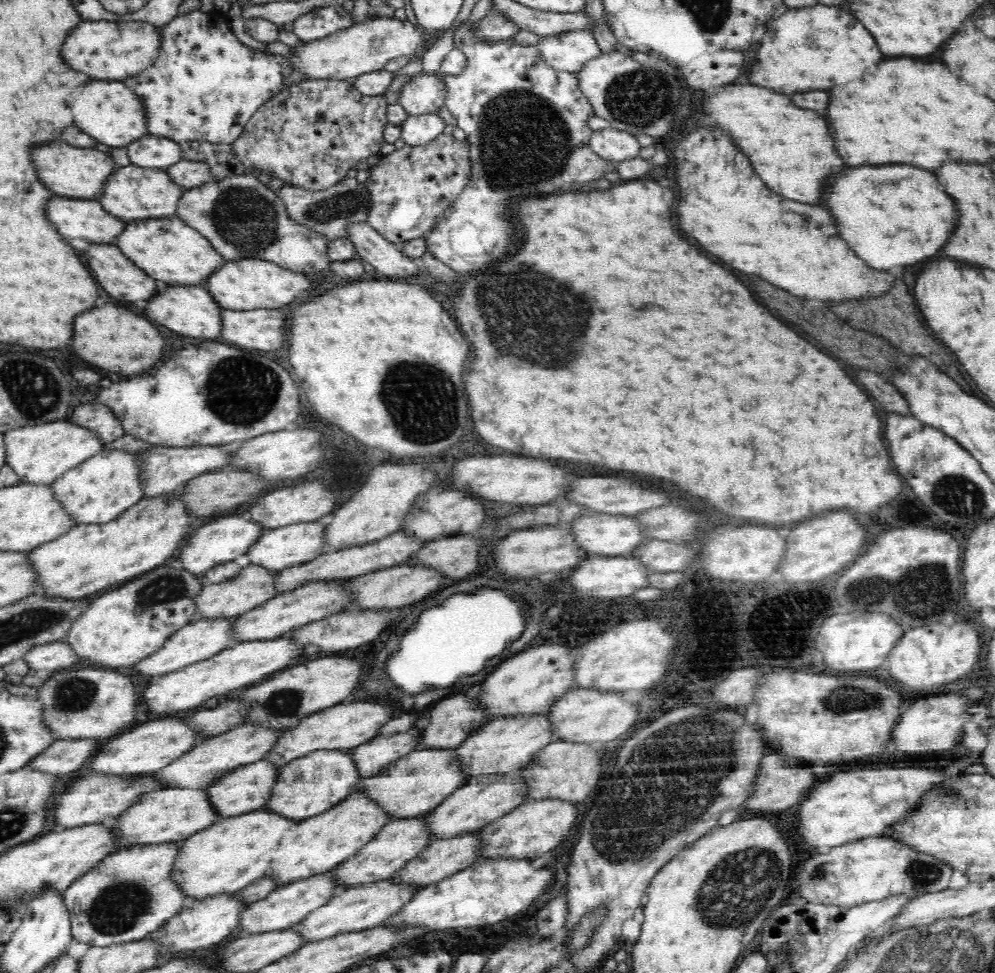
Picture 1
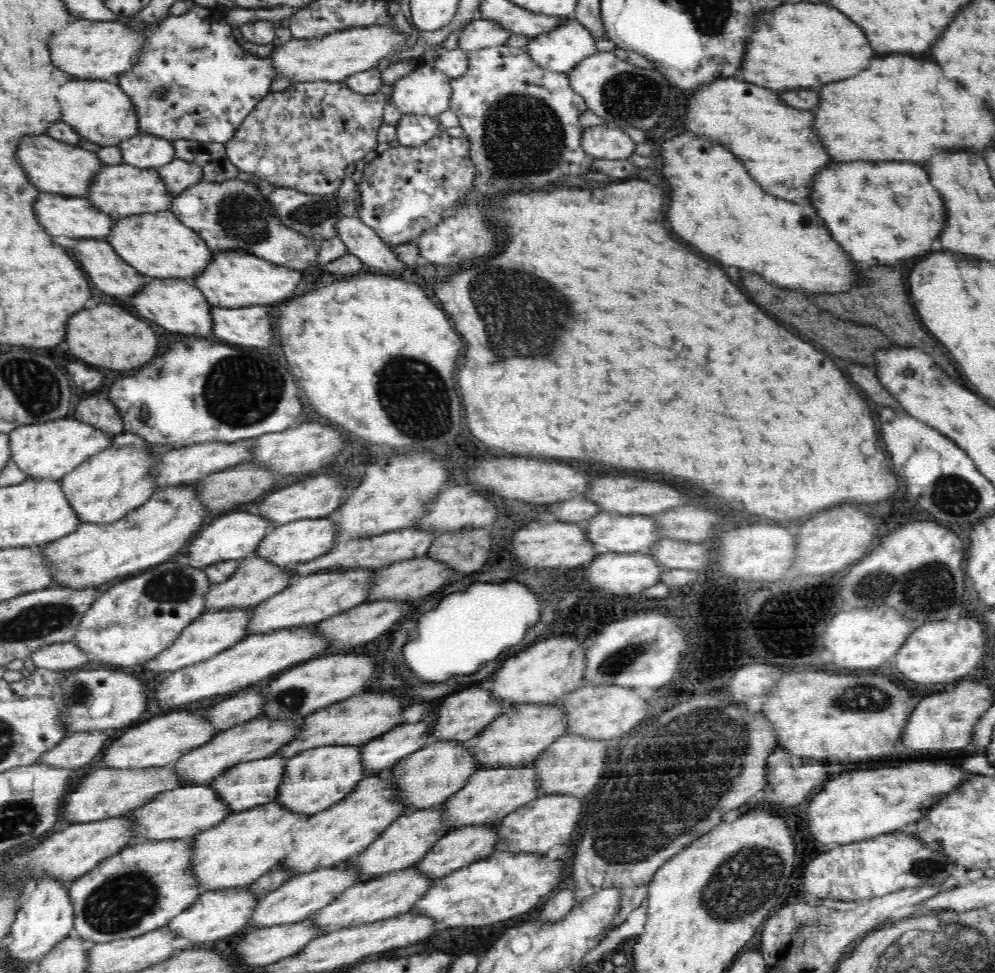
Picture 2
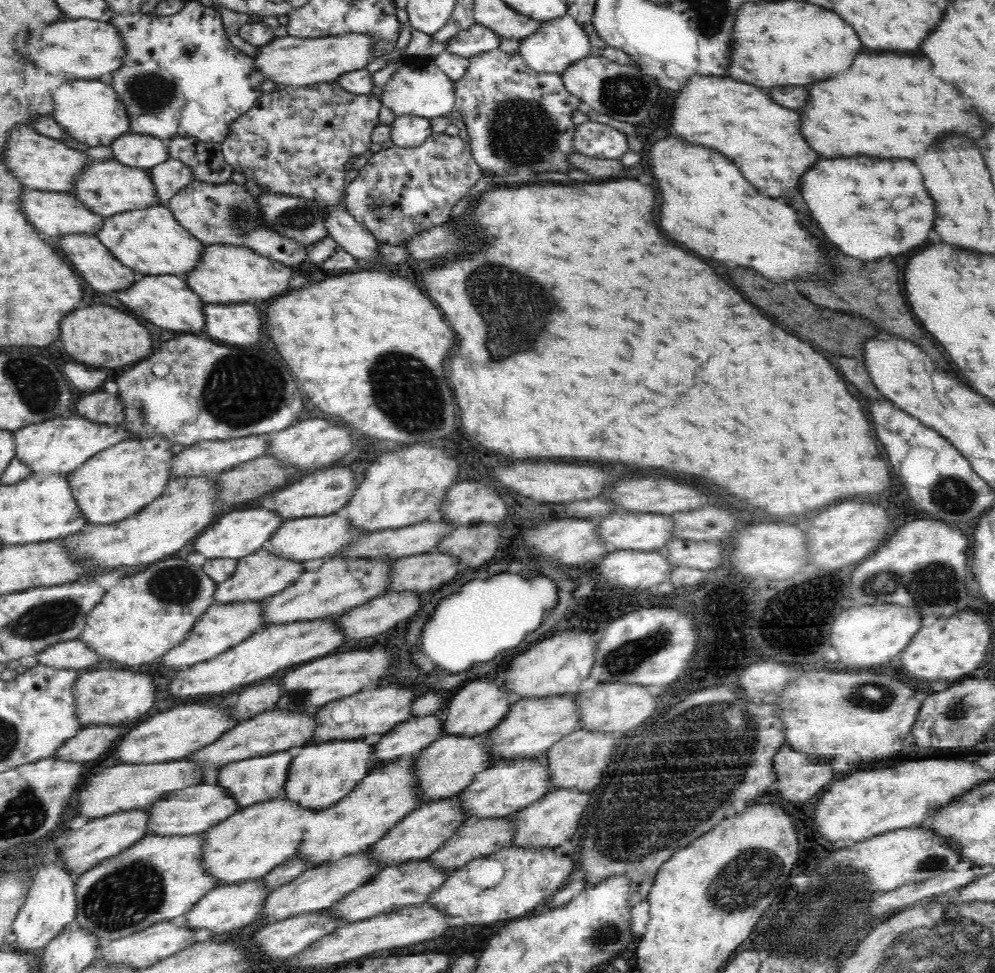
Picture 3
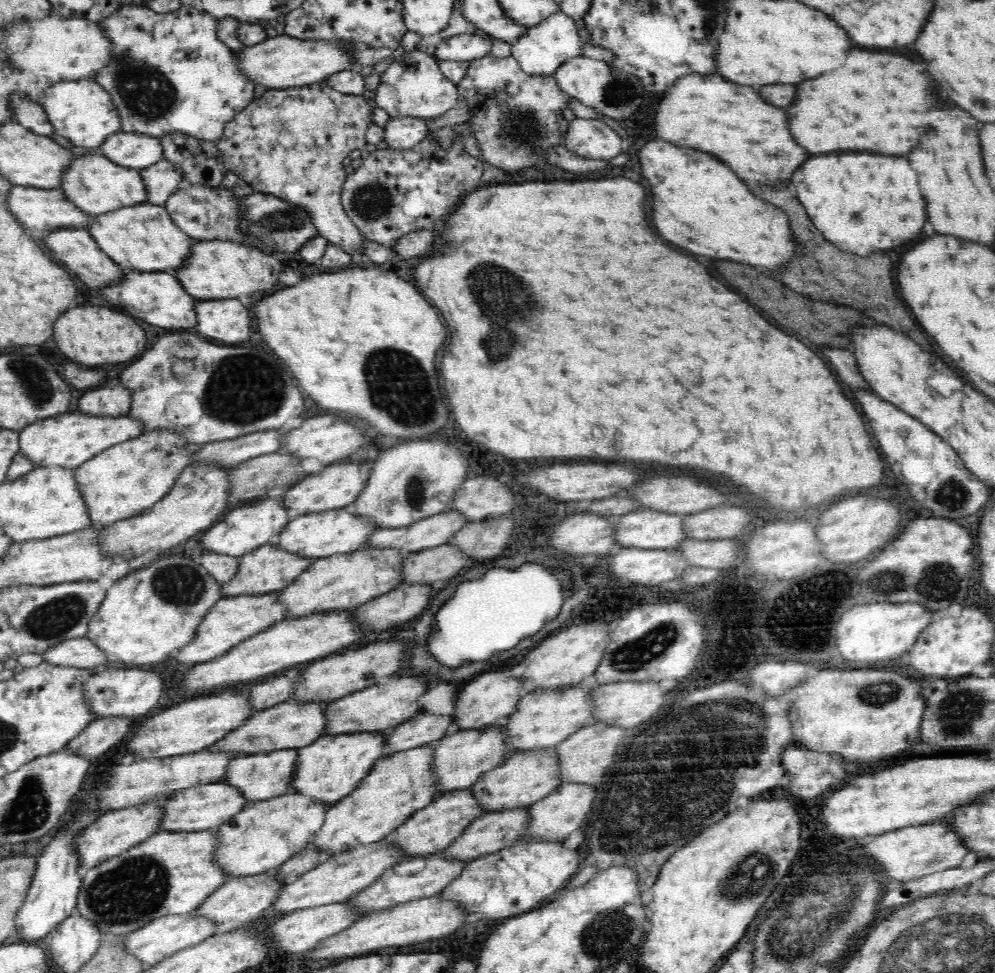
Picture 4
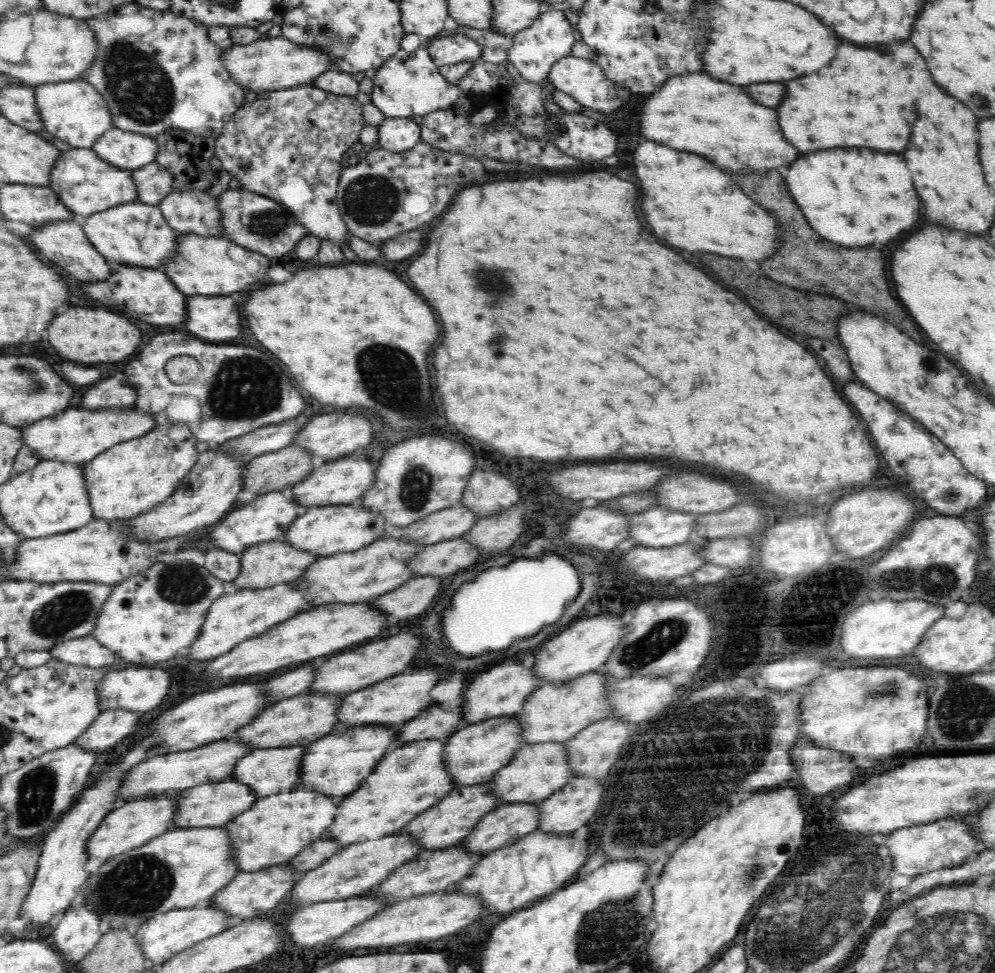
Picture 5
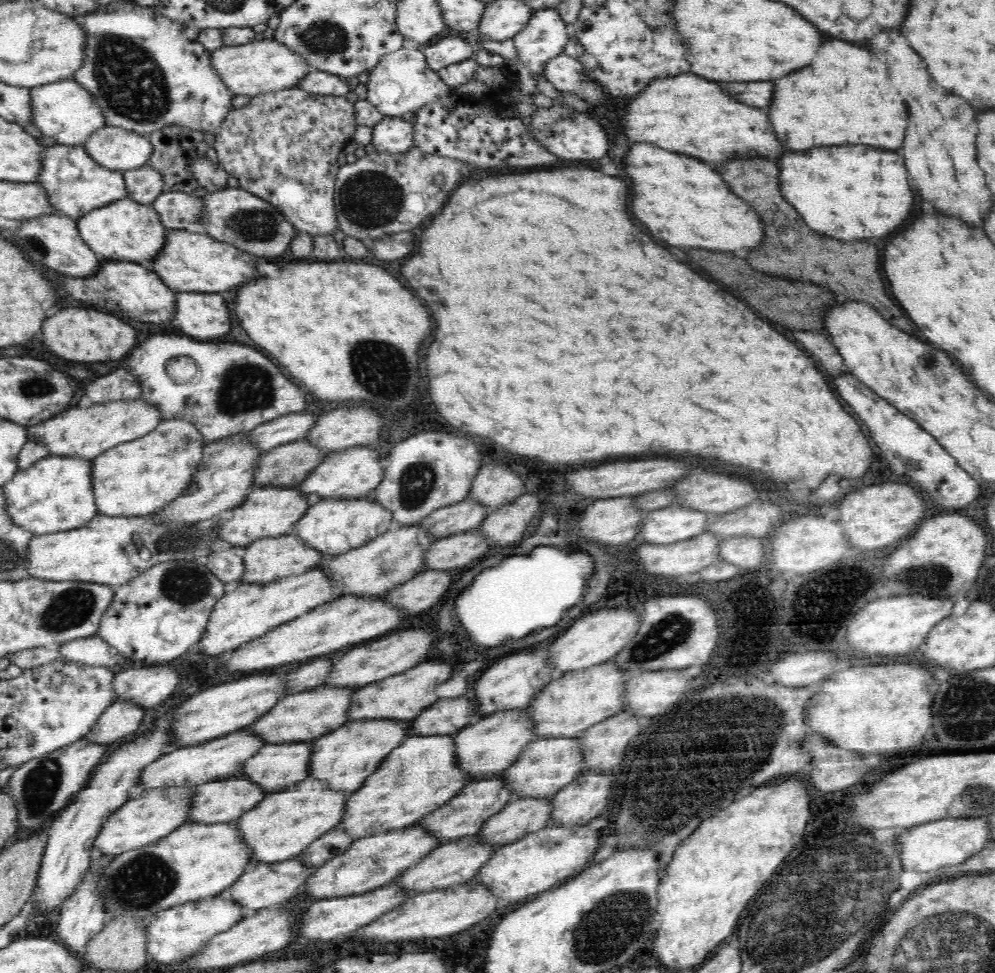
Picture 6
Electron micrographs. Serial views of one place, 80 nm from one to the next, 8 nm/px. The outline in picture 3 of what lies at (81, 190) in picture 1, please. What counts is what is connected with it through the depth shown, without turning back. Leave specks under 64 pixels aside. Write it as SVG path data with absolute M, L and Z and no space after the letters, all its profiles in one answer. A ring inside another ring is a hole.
M32 127L14 130L14 136L10 138L10 146L5 155L8 158L8 166L26 186L38 191L64 192L71 195L78 192L77 180L93 162L85 151L70 148L62 141L44 136Z

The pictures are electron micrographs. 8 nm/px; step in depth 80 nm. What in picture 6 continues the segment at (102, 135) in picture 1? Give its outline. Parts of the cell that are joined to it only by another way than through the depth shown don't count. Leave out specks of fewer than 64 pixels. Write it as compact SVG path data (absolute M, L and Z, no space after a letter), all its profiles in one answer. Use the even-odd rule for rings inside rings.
M75 79L34 87L31 95L35 126L62 145L84 147L96 132L108 125L97 97Z

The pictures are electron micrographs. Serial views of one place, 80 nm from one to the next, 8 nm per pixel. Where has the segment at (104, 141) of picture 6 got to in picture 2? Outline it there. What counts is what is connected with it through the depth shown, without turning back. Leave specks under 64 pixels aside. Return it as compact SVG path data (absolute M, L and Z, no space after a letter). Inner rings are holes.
M148 133L125 140L119 148L124 162L138 168L158 169L177 158L174 143Z

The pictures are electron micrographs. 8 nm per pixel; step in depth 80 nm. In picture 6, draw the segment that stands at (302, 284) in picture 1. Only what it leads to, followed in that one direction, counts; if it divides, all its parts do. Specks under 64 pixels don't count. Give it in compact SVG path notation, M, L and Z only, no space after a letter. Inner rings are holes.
M168 230L168 235L168 243L162 256L158 256L158 262L154 263L153 270L176 292L228 292L258 276L256 262L260 258L253 253L196 230Z

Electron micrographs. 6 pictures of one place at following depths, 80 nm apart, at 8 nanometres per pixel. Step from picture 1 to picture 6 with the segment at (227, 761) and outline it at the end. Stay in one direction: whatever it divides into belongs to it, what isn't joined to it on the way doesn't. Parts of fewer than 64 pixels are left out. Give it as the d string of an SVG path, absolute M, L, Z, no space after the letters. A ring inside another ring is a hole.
M314 688L310 692L302 692L286 696L268 710L260 720L246 727L248 734L262 740L262 744L312 743L318 737L334 732L347 720L347 710L352 692L332 691L331 688Z

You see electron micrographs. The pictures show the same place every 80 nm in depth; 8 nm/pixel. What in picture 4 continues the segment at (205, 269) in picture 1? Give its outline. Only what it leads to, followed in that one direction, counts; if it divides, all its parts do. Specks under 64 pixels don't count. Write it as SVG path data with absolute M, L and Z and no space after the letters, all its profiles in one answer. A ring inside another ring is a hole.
M144 204L141 207L122 208L108 214L94 216L88 230L97 240L100 248L125 270L140 272L175 273L188 267L193 259L196 240L188 236L174 223L166 206Z

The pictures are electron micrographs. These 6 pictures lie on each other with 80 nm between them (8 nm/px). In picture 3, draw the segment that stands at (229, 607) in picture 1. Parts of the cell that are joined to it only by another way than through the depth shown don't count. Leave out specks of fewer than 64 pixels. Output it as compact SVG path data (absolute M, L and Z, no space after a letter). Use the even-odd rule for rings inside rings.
M262 548L254 554L237 560L237 568L232 576L216 585L212 604L261 602L288 588L303 571L302 563L278 559Z

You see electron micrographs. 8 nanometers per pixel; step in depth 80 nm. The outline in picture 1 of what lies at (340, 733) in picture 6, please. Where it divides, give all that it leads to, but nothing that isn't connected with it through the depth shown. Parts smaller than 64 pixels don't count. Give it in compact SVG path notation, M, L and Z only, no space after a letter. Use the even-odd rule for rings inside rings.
M314 752L278 770L276 784L272 786L266 810L280 814L288 820L300 822L341 803L349 794L354 793L354 784L360 779L348 752Z

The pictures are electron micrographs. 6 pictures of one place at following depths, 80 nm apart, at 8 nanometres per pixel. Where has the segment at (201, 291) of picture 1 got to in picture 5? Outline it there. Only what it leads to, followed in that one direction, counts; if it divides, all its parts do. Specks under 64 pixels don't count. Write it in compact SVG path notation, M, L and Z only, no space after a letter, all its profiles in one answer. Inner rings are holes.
M121 266L116 268L110 280L98 282L84 288L88 296L100 300L104 306L116 308L118 314L152 322L156 326L186 326L188 316L188 298L176 288L176 284L162 269L145 269Z

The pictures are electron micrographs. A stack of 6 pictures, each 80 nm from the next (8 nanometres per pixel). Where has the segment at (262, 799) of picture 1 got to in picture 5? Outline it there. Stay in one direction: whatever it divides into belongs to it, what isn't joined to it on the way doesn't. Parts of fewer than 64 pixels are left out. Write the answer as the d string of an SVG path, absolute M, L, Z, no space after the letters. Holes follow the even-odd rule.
M270 748L270 750L253 750L233 766L230 780L248 786L256 799L274 796L280 792L292 792L298 780L298 768L302 759L303 748Z

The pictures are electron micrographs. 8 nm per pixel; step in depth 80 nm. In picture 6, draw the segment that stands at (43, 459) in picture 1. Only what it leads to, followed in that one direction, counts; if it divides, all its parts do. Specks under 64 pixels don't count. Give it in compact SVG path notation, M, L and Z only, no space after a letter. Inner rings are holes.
M140 399L130 402L71 405L48 420L26 427L26 440L38 444L47 455L58 458L94 460L109 448L146 436L159 425L158 412Z

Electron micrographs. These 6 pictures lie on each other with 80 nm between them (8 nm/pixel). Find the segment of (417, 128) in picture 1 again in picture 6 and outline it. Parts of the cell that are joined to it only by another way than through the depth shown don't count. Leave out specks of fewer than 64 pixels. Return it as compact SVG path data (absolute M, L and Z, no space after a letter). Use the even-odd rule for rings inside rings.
M384 117L373 131L373 145L380 152L406 152L415 145L415 123L402 117Z

